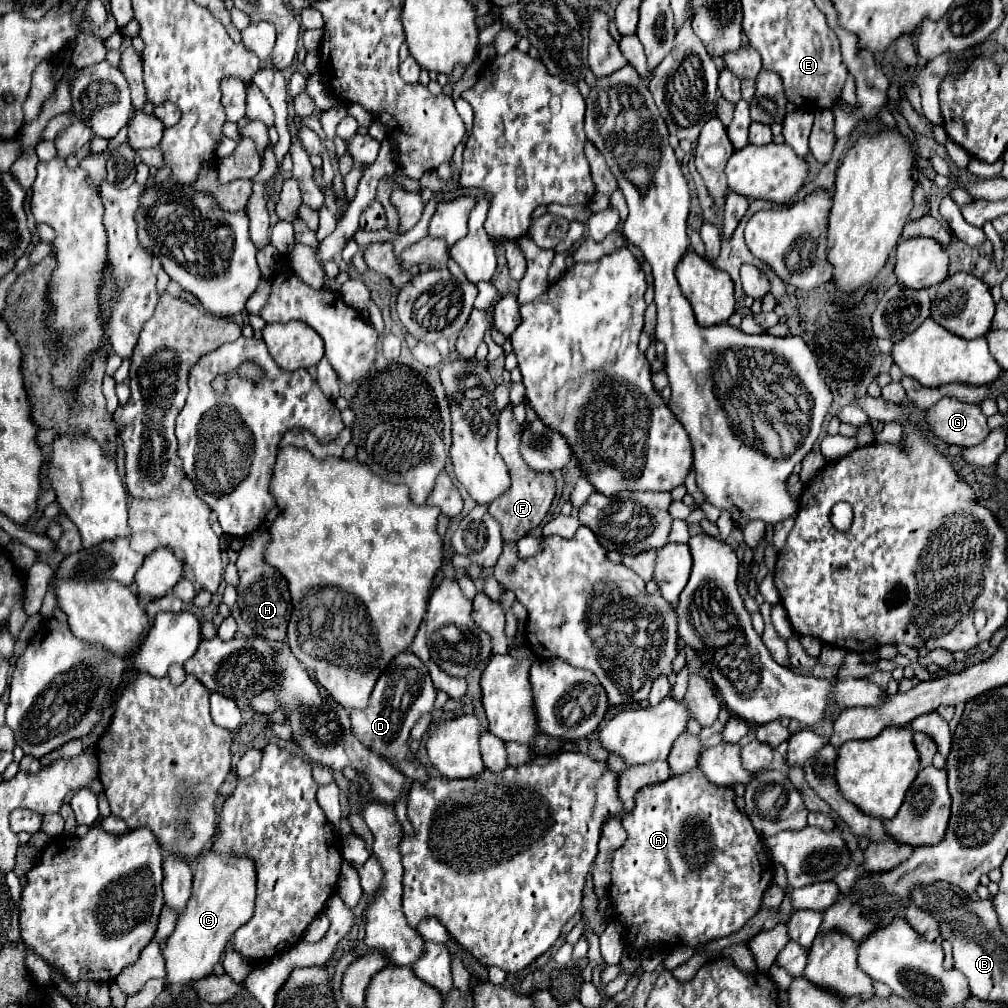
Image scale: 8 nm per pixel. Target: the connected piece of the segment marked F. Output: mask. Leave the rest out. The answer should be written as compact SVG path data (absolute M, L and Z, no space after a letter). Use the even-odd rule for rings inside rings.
M505 406L499 414L499 444L497 450L503 456L507 468L509 468L509 476L511 476L511 488L505 496L501 496L499 500L495 500L489 506L489 512L493 518L497 518L497 522L501 524L501 534L503 540L511 540L517 542L519 538L523 538L525 534L529 534L529 530L537 528L541 524L541 520L545 518L551 500L555 496L555 478L549 472L535 472L531 470L521 454L519 454L519 438L523 434L523 426L515 422L513 418L513 406Z

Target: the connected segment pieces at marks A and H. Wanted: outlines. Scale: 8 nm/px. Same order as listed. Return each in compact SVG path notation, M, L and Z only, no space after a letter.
M695 768L683 776L671 776L667 782L641 788L635 796L633 812L625 814L621 822L627 830L627 840L613 854L609 896L613 920L625 926L625 940L635 950L647 950L651 942L683 942L693 948L737 932L759 912L763 892L773 882L775 864L761 836L737 810L733 788L711 784L705 774Z
M261 526L257 532L251 534L251 538L245 538L237 570L239 570L239 586L237 586L237 608L241 610L241 618L253 628L255 634L263 636L269 642L281 642L287 638L287 626L291 618L291 594L287 580L281 576L281 572L265 562L265 548L269 544L269 532L265 526Z

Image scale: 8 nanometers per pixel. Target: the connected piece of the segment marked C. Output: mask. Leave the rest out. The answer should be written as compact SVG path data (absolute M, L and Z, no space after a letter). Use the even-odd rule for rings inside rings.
M207 852L193 874L193 894L187 910L177 920L163 950L167 964L167 984L173 994L181 994L193 980L205 978L221 960L221 954L235 930L251 920L255 904L255 862L237 854Z

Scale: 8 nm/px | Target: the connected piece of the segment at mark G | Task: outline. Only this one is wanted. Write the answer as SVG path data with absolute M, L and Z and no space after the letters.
M945 396L931 406L925 420L933 436L965 448L981 444L991 432L979 404L961 402L953 396Z

